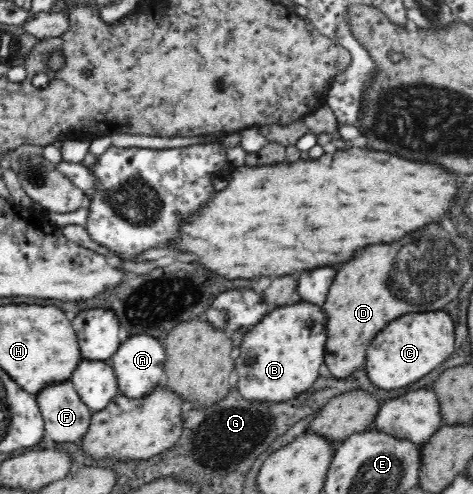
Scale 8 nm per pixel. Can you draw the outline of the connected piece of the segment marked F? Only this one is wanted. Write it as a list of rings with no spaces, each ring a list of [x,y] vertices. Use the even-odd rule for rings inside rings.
[[[70,380],[53,382],[37,392],[44,431],[55,442],[77,442],[89,428],[93,412],[81,400]]]

